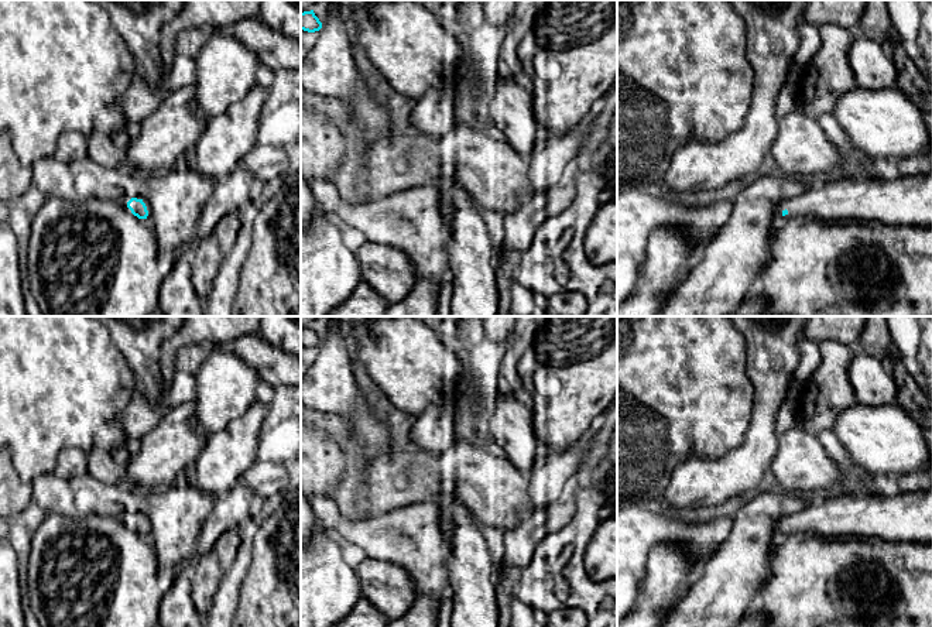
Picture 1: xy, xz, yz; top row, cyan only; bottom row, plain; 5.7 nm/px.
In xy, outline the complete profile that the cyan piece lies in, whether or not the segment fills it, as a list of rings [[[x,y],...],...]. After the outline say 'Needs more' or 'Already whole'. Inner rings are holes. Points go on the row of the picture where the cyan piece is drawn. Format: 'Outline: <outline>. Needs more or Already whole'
Outline: [[[127,195],[116,199],[116,203],[123,206],[130,215],[134,215],[141,220],[151,220],[151,208],[144,198],[131,198]]]. Needs more

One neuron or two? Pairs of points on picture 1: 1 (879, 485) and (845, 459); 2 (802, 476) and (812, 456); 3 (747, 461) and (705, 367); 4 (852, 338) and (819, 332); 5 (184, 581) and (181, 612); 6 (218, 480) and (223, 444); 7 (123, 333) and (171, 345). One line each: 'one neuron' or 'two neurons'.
1: one neuron
2: one neuron
3: two neurons
4: one neuron
5: one neuron
6: one neuron
7: two neurons

